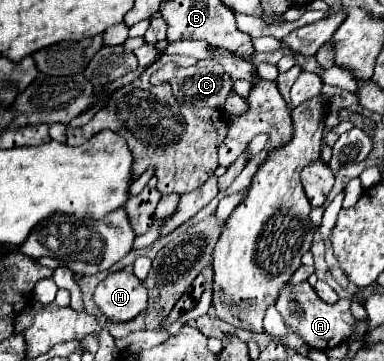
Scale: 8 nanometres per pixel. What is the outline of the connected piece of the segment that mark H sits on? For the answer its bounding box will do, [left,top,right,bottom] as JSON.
[94,270,146,322]

